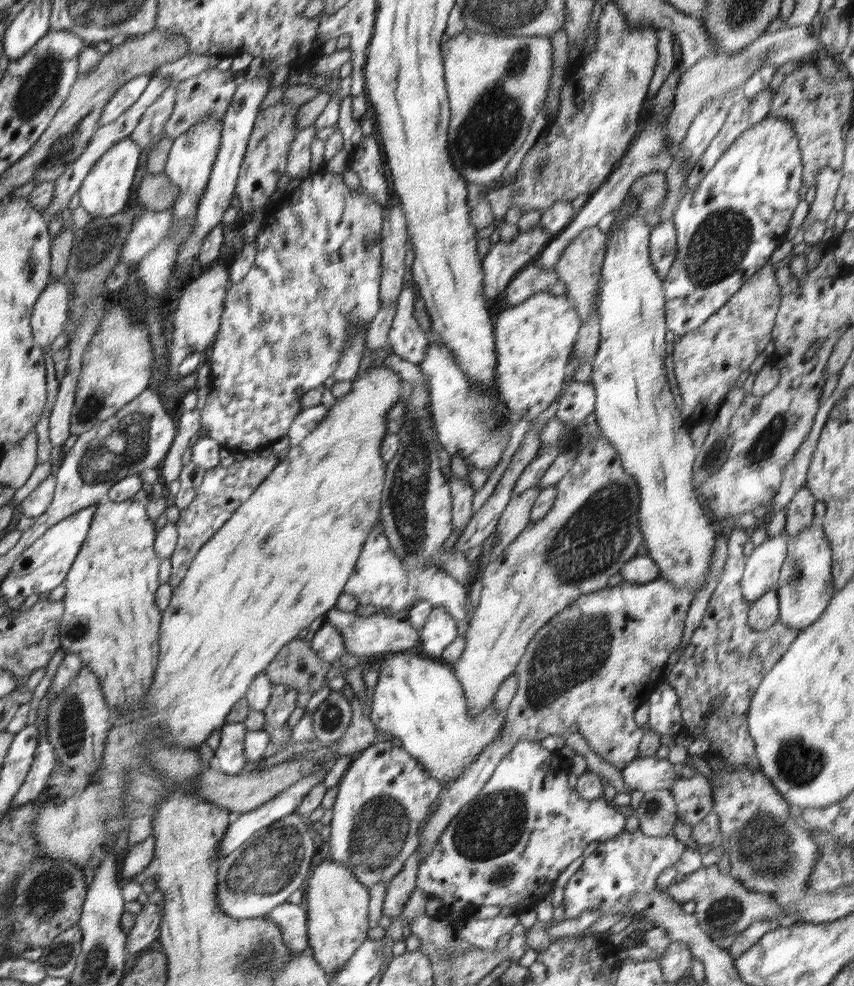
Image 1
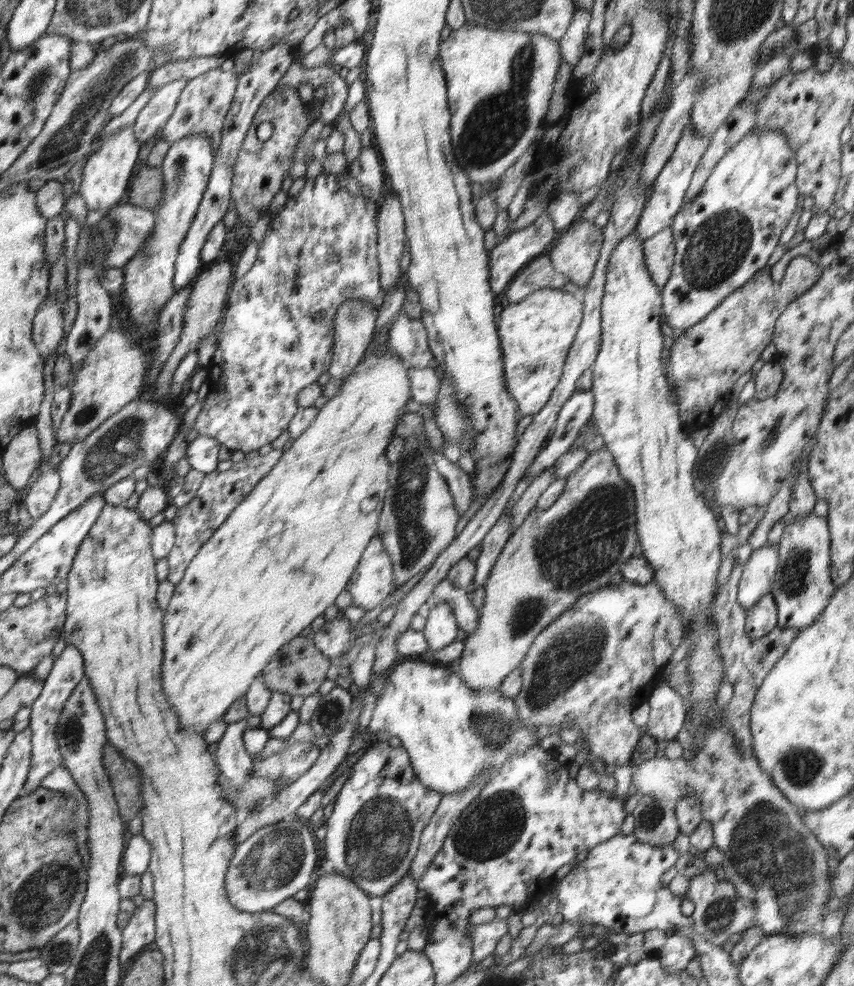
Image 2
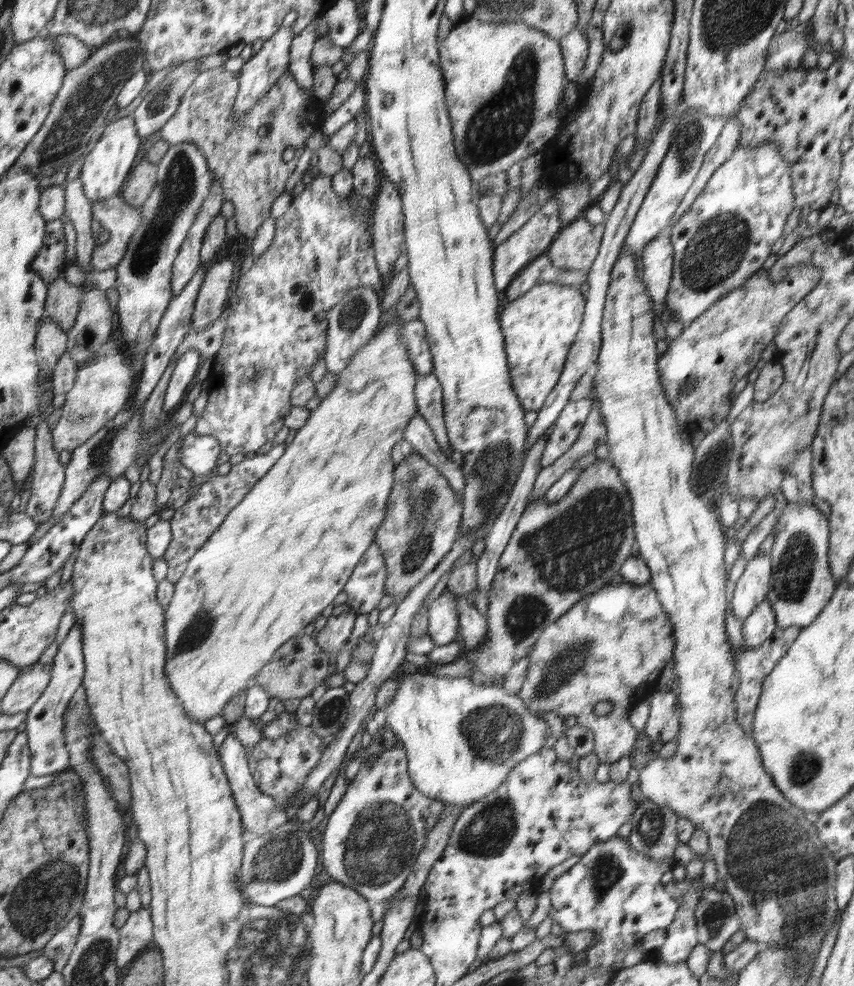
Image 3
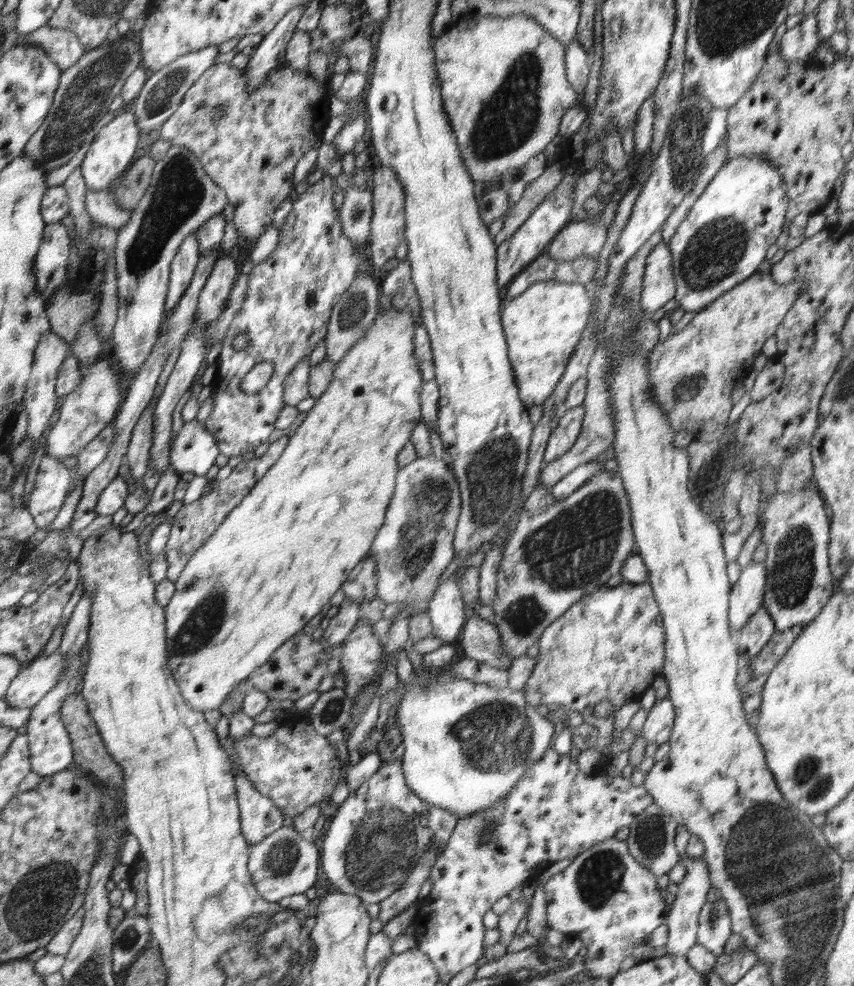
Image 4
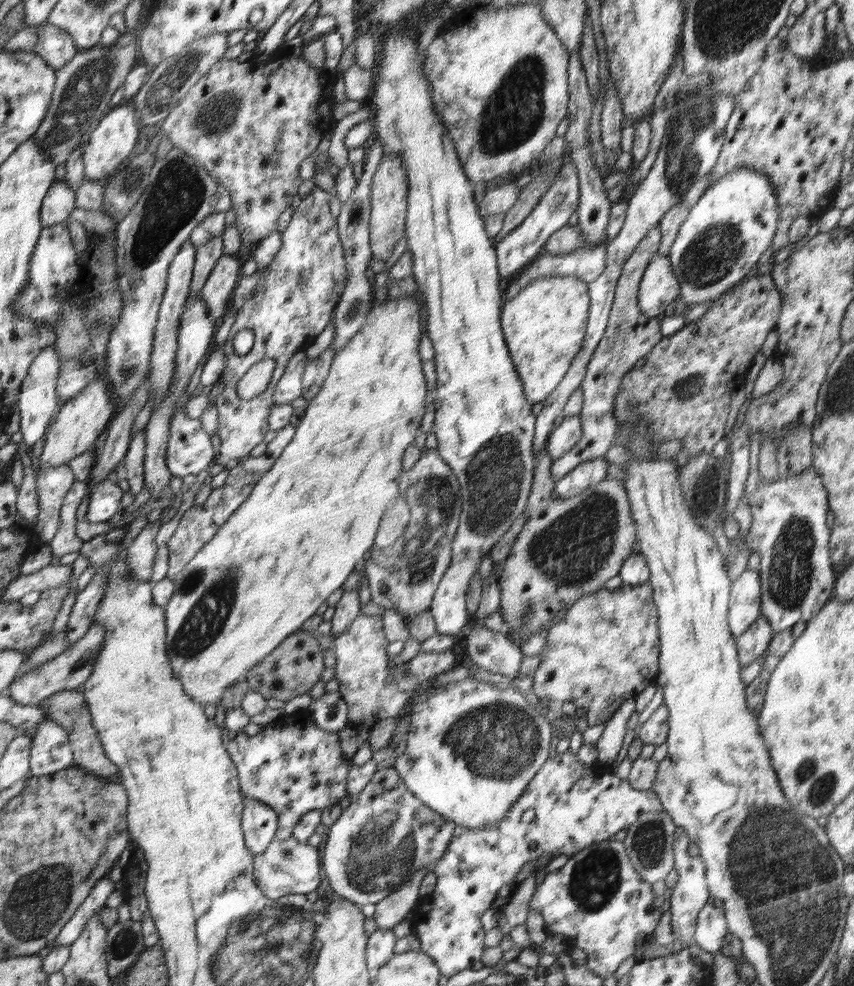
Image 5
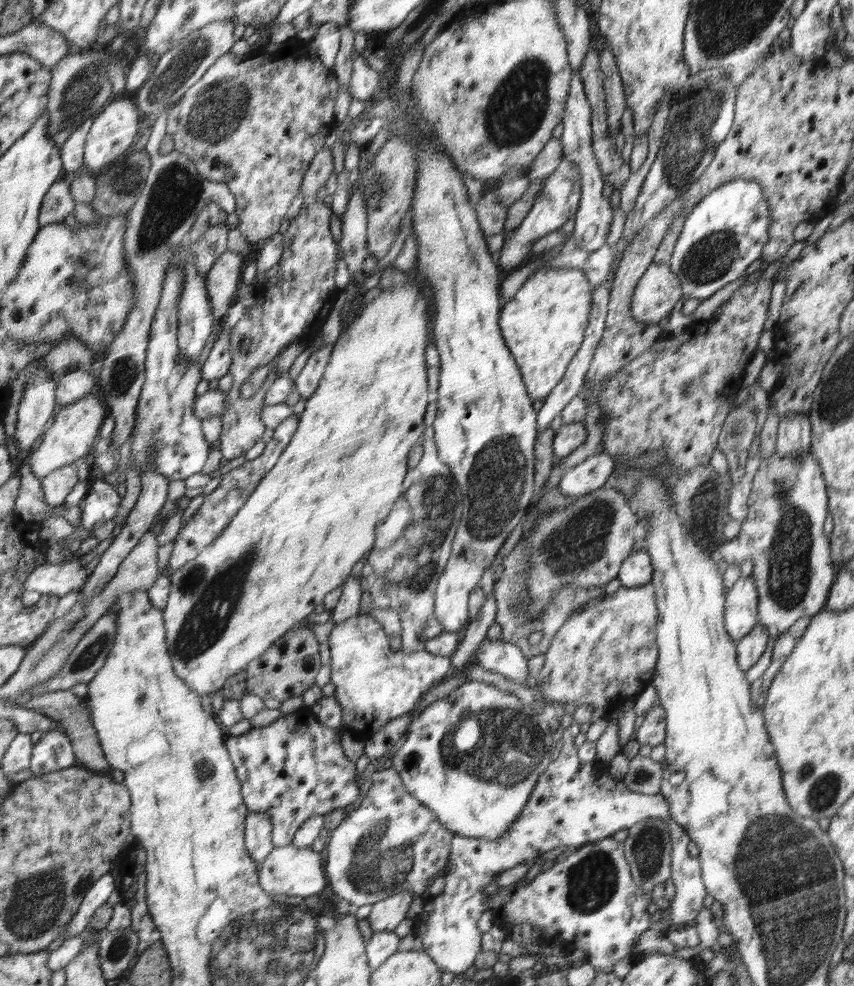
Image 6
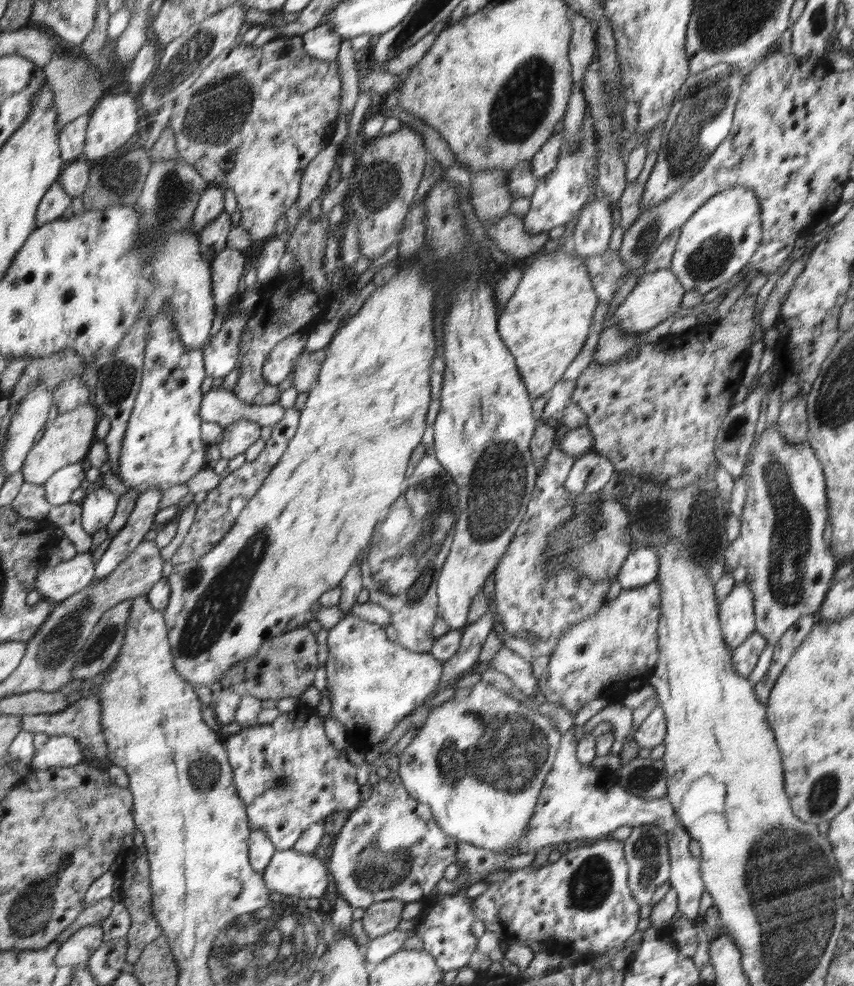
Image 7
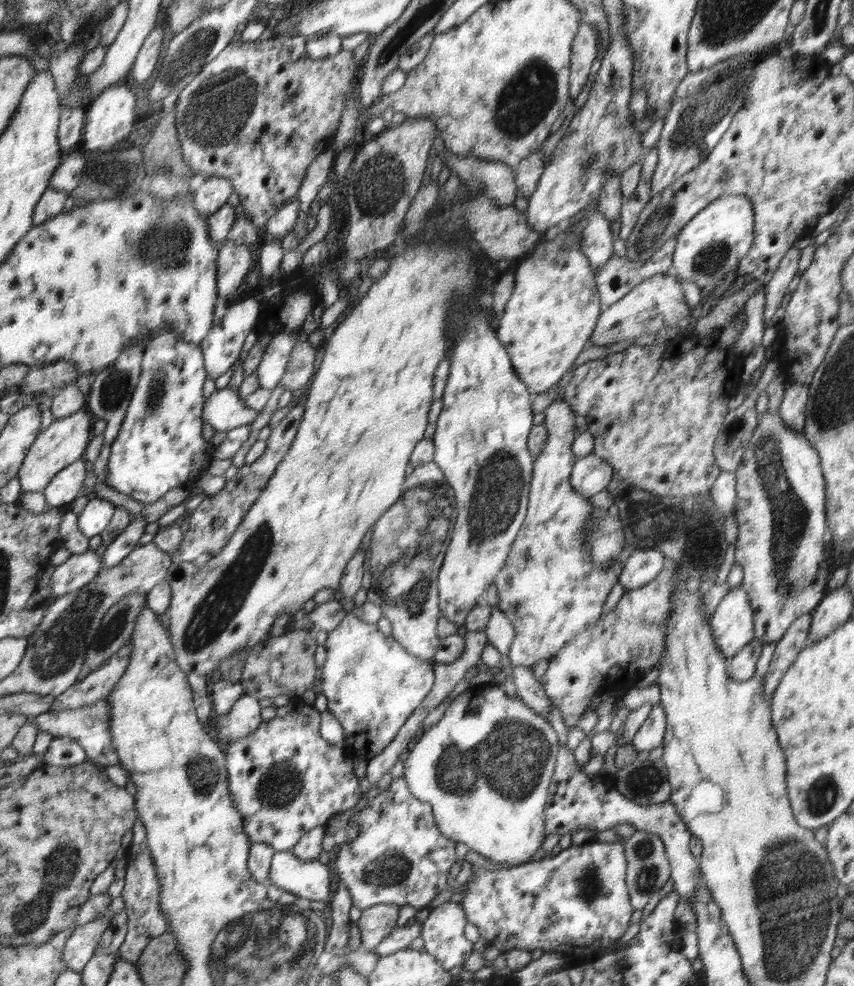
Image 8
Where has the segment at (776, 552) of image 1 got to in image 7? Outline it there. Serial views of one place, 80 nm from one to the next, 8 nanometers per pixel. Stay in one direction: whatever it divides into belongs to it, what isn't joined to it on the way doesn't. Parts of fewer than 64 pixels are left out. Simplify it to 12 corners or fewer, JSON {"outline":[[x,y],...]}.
{"outline":[[736,584],[720,603],[723,641],[733,651],[755,631],[750,587]]}

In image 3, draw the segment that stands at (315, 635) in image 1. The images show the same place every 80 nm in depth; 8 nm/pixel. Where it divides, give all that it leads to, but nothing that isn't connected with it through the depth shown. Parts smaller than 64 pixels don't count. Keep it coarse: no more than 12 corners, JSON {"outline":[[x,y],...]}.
{"outline":[[351,610],[328,617],[316,635],[334,657],[348,642],[357,615]]}

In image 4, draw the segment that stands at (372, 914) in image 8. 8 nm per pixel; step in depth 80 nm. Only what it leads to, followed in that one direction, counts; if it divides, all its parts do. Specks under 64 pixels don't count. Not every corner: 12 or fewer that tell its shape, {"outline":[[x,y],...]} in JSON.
{"outline":[[443,842],[426,850],[402,888],[379,902],[378,919],[390,922],[418,903]]}

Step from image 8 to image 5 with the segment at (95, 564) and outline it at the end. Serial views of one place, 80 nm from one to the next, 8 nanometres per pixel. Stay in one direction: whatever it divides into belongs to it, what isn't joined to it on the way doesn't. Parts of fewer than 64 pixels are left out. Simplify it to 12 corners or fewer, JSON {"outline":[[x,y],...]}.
{"outline":[[50,564],[15,578],[4,602],[19,601],[34,590],[46,592],[72,579],[72,565]]}

